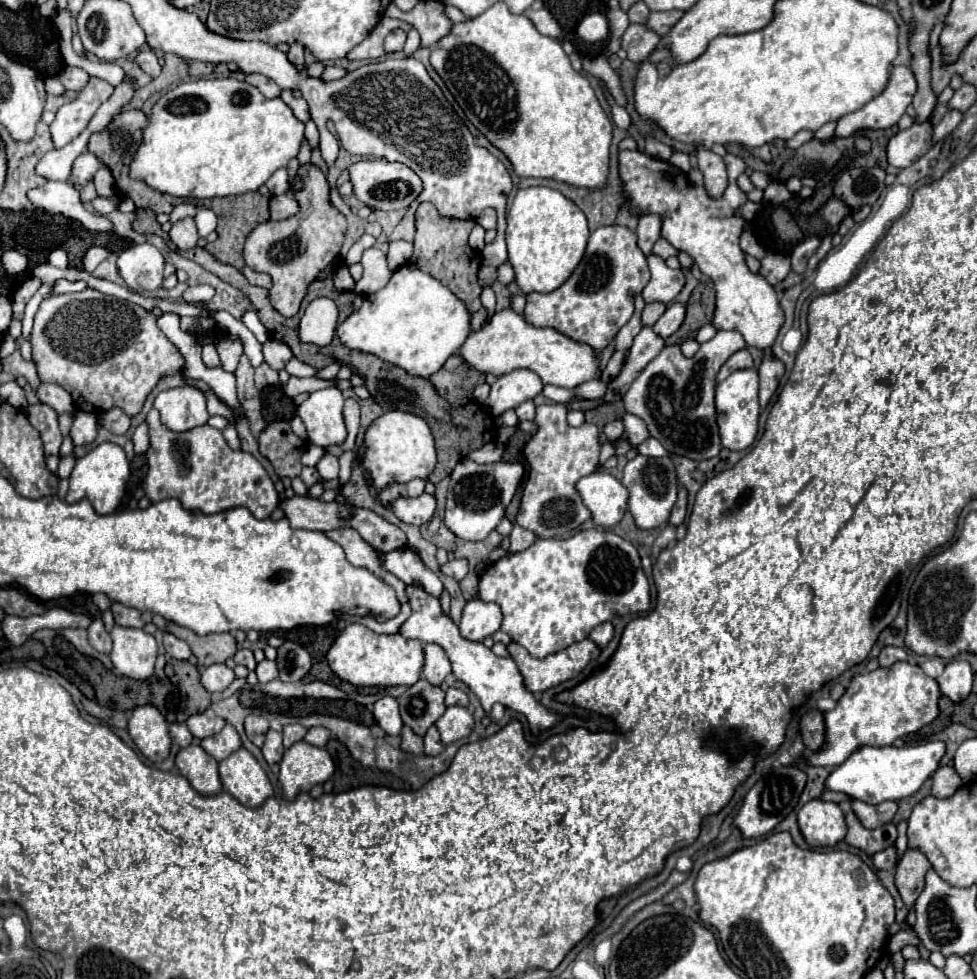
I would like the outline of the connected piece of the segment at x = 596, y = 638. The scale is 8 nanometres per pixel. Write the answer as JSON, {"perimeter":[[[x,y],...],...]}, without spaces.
{"perimeter":[[[604,622],[604,624],[596,626],[596,628],[590,632],[590,636],[588,636],[588,638],[590,638],[592,642],[596,642],[600,648],[604,648],[604,646],[610,642],[612,634],[614,634],[612,624],[610,624],[610,622]]]}

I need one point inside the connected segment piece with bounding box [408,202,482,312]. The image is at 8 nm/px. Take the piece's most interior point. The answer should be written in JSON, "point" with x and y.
{"point":[441,248]}

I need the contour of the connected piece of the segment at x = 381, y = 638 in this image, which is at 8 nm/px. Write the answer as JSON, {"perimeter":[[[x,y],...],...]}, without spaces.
{"perimeter":[[[346,624],[332,642],[326,660],[336,676],[354,686],[410,686],[420,678],[424,652],[420,640],[406,640],[400,634],[376,634],[362,624]]]}

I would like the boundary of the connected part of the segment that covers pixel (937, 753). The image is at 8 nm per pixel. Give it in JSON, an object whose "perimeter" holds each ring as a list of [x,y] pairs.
{"perimeter":[[[942,740],[902,748],[864,746],[828,776],[826,788],[834,792],[844,792],[868,804],[880,804],[884,800],[902,800],[912,796],[934,774],[934,770],[938,770],[944,754],[946,754],[946,742]]]}

